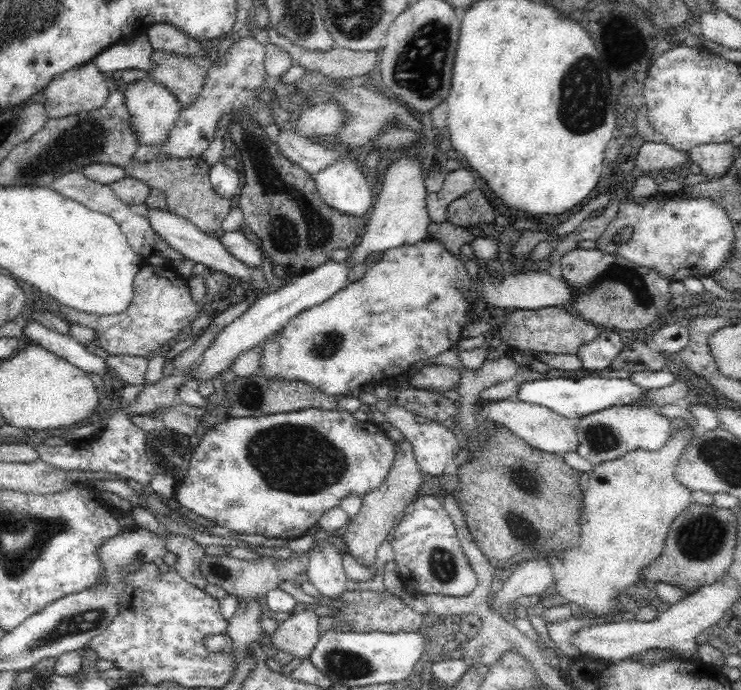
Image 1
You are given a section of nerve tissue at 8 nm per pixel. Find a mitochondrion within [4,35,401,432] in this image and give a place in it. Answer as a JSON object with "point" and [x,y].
{"point":[82,140]}

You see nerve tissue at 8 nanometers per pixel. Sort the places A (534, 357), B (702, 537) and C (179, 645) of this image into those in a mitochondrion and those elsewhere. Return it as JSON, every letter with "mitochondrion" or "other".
{"A":"other","B":"mitochondrion","C":"other"}

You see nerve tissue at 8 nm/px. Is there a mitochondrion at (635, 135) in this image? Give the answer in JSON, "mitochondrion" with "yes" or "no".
{"mitochondrion":"no"}

